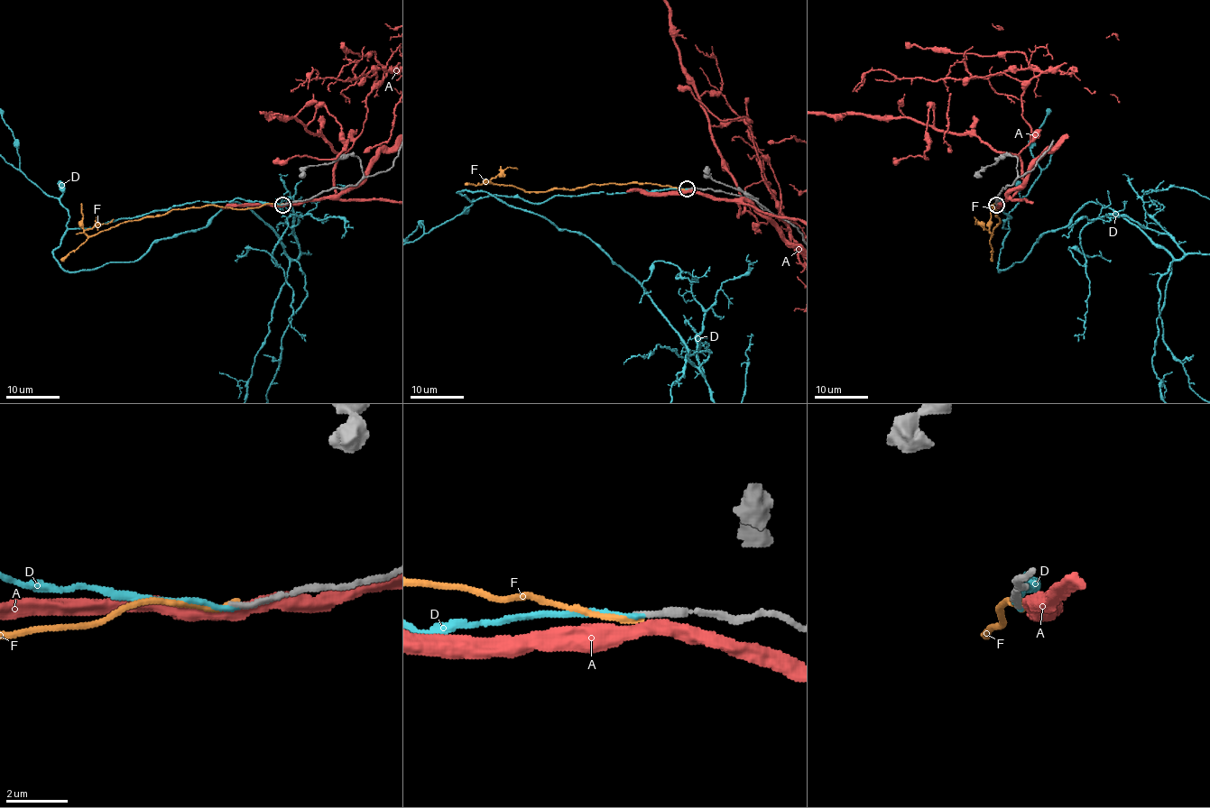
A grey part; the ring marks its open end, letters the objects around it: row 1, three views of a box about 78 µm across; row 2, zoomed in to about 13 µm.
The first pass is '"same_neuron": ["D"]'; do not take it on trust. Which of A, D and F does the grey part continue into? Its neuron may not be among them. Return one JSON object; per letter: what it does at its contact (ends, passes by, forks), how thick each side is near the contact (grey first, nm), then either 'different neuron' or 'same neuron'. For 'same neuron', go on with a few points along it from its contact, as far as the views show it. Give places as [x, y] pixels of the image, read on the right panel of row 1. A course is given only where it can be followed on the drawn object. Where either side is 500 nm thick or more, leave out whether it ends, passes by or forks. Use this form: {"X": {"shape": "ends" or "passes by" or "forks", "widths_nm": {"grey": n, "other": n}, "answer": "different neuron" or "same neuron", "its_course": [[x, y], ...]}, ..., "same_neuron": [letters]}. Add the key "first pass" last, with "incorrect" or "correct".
{"A": {"shape": "passes by", "widths_nm": {"grey": 240, "other": 360}, "answer": "different neuron"}, "D": {"shape": "ends", "widths_nm": {"grey": 190, "other": 150}, "answer": "same neuron"}, "F": {"shape": "ends", "widths_nm": {"grey": 190, "other": 190}, "answer": "different neuron"}, "same_neuron": ["D"], "first pass": "correct"}

